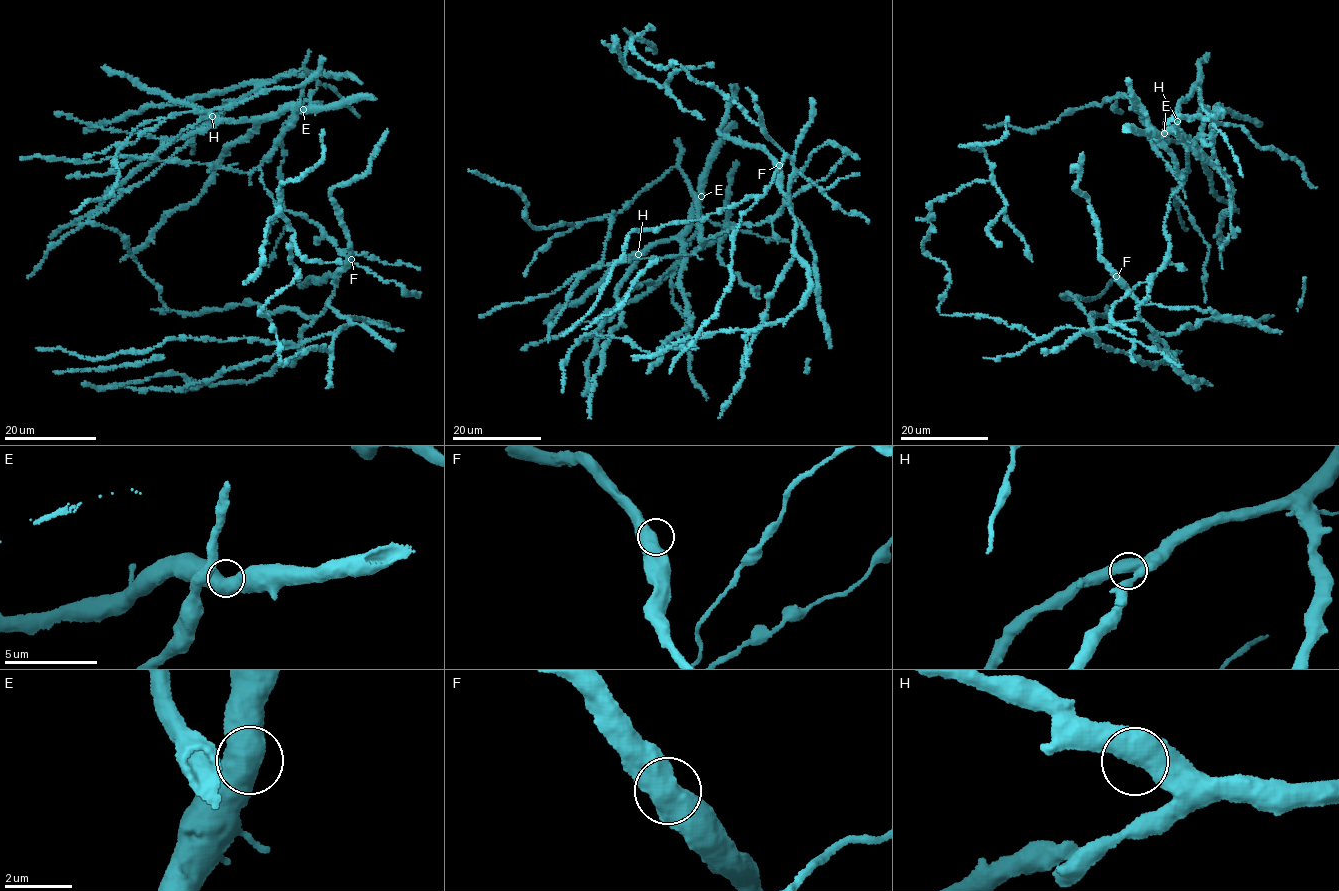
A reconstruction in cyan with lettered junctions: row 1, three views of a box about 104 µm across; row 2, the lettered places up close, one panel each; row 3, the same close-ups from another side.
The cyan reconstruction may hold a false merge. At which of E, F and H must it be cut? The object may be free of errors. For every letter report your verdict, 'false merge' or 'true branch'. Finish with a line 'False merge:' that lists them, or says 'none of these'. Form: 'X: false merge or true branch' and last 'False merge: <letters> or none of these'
E: true branch
F: true branch
H: true branch
False merge: none of these

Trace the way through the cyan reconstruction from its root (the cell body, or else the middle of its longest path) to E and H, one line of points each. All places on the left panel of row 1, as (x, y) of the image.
E: (306, 216), (283, 211), (276, 205), (260, 177), (261, 161), (271, 153), (281, 131), (303, 109)
H: (306, 216), (276, 205), (260, 177), (261, 161), (301, 113), (290, 107), (260, 119), (211, 116)

